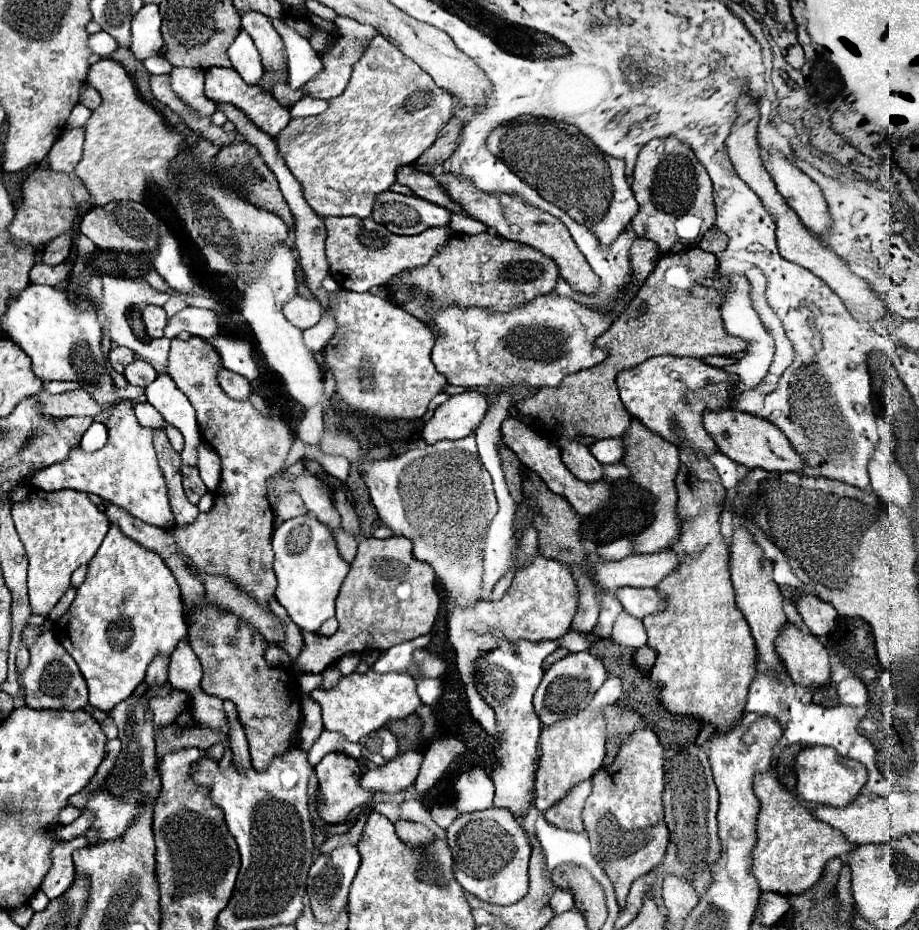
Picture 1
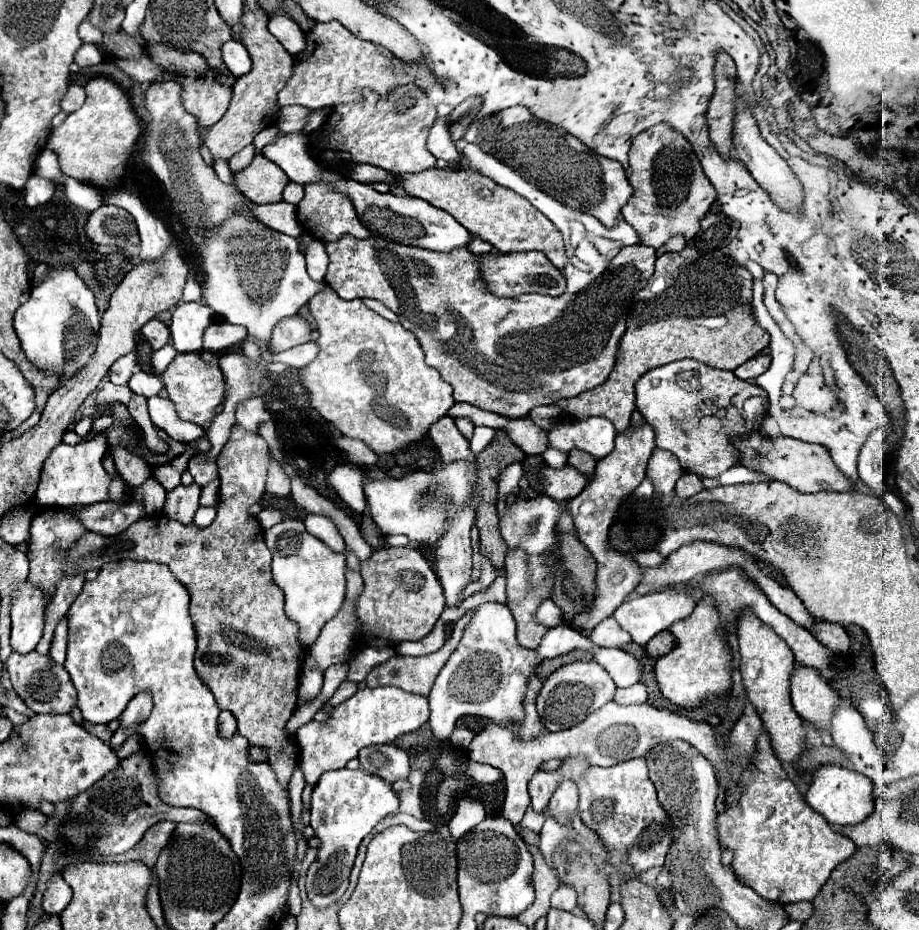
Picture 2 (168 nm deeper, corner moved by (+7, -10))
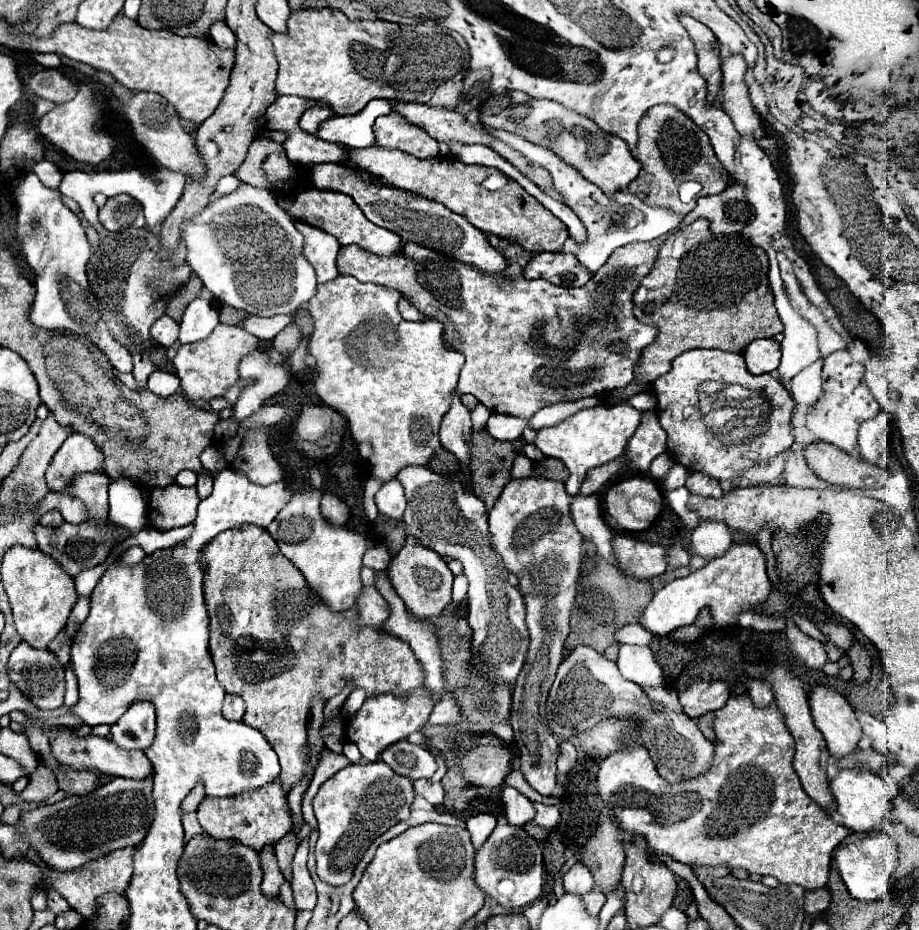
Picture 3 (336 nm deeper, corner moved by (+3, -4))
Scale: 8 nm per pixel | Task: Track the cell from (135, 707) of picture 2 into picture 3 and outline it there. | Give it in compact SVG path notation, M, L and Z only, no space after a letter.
M151 702L133 704L113 726L111 740L123 750L147 750L155 740L155 708Z

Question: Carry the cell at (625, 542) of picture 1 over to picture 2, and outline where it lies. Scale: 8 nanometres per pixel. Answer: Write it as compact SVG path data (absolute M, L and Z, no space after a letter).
M641 550L641 552L633 552L631 558L641 566L641 568L647 568L647 566L659 566L663 562L661 554L655 552L655 550Z

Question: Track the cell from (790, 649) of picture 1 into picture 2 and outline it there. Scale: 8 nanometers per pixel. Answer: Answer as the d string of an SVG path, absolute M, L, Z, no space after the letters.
M797 664L791 674L791 702L797 714L813 726L827 730L839 694L817 668Z

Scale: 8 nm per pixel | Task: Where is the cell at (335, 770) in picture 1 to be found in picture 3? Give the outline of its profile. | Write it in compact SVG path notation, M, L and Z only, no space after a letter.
M381 760L373 764L351 764L331 776L313 800L319 822L319 840L315 848L317 876L331 886L347 884L369 844L397 822L409 818L413 798L413 782L395 774Z

